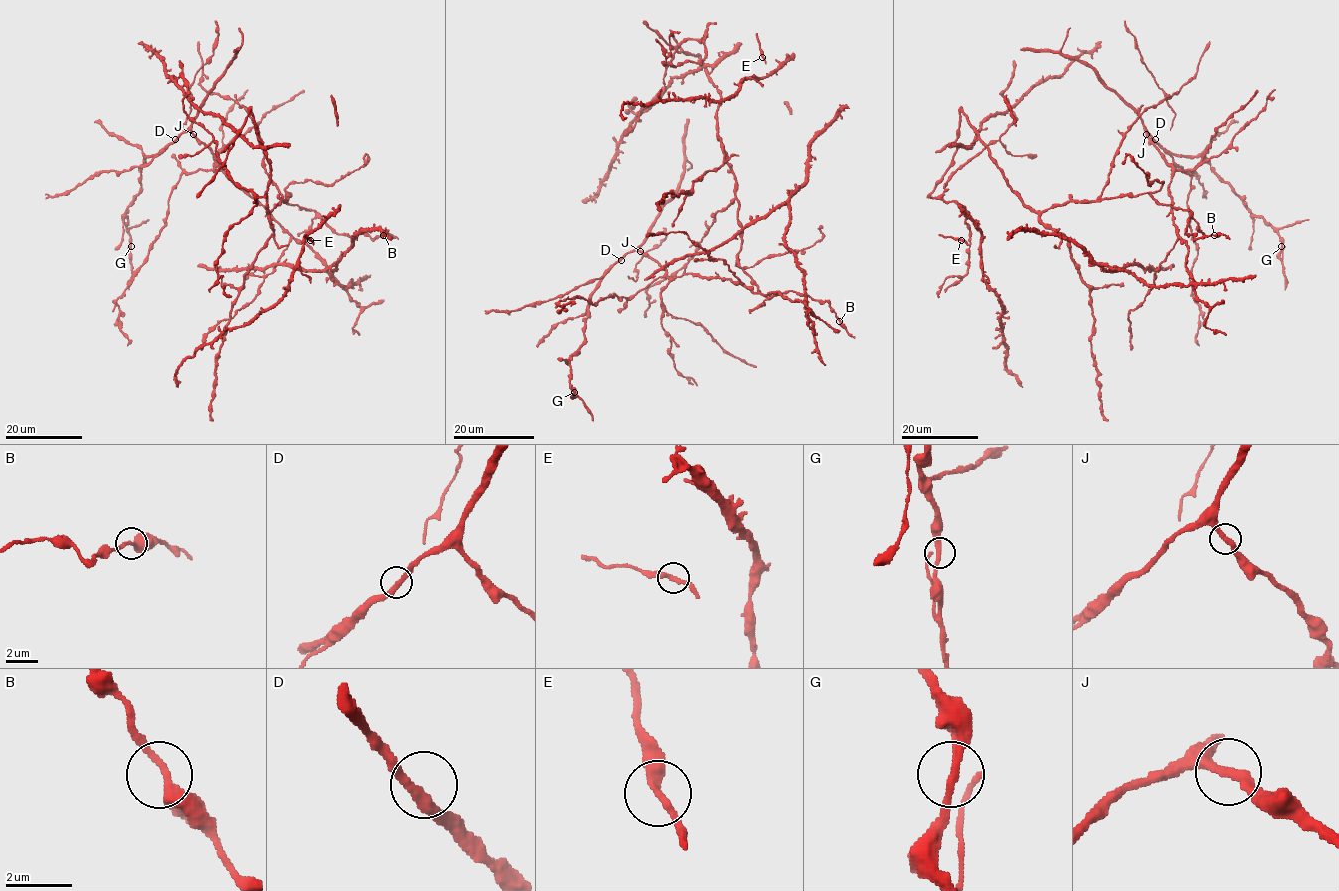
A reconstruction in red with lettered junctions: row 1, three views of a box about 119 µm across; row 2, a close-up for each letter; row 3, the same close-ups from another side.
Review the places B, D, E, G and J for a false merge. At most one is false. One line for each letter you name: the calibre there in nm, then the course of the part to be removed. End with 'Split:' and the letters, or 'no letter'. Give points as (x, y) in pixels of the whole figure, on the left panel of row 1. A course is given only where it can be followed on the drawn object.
Split: no letter

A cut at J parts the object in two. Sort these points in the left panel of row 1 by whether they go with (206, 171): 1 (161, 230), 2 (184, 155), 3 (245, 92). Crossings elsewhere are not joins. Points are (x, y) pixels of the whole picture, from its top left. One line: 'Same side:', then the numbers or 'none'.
Same side: 1, 3

